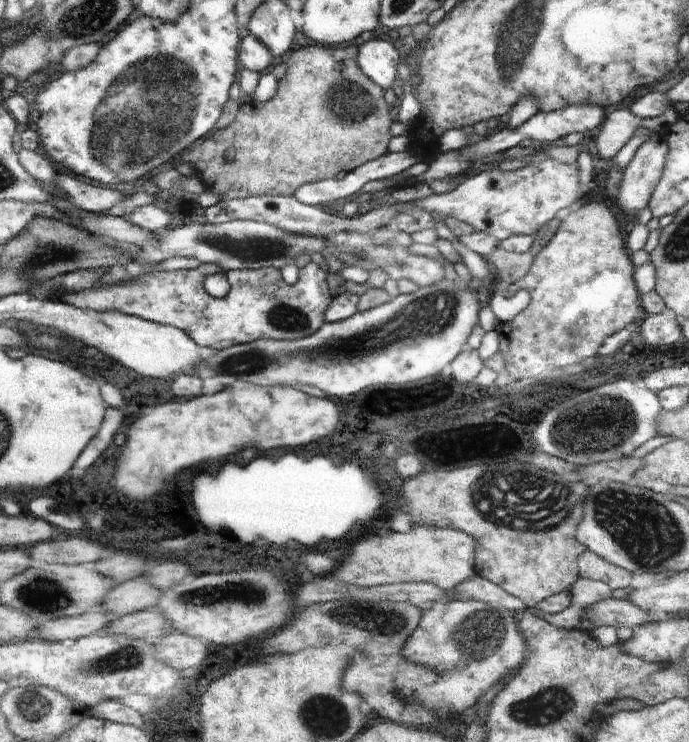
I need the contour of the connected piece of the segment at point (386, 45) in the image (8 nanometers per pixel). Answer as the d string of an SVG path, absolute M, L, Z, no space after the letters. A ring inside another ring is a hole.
M370 40L360 45L358 64L368 78L376 78L384 90L388 90L394 84L396 68L398 64L398 52L390 42L386 40Z

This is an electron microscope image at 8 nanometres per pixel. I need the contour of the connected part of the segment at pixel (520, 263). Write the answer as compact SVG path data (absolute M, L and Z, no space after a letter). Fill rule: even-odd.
M497 247L490 256L483 257L493 267L504 286L508 286L528 275L534 257L530 253L516 253Z

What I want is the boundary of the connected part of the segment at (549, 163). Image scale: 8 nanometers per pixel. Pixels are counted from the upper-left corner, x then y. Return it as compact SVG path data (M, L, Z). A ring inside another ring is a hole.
M548 159L541 162L529 162L525 167L508 172L496 168L480 172L476 176L466 178L462 184L458 184L452 192L446 194L432 194L428 198L422 198L415 202L416 208L422 208L430 212L433 216L452 216L456 220L466 222L469 226L474 227L474 231L486 232L494 236L499 242L504 241L515 235L526 234L536 235L547 222L556 217L556 213L563 208L575 207L583 203L588 192L596 188L593 174L590 182L586 185L580 182L577 162L574 164L562 164L556 160Z

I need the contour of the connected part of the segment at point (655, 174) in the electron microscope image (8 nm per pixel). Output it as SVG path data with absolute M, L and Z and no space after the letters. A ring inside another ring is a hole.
M658 132L656 134L649 136L638 148L632 162L623 170L617 204L635 216L644 210L644 206L649 206L668 159L668 143L659 138Z

